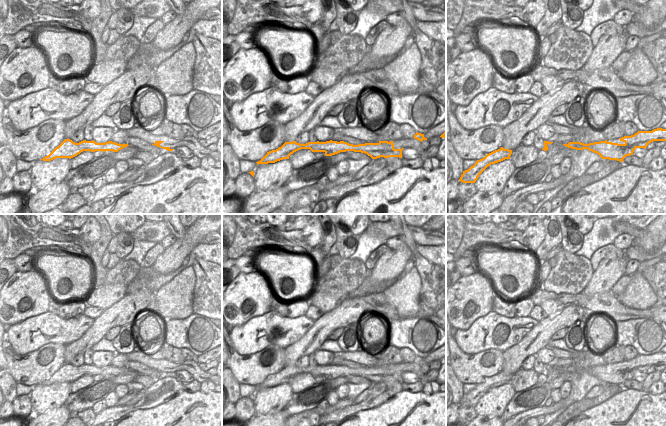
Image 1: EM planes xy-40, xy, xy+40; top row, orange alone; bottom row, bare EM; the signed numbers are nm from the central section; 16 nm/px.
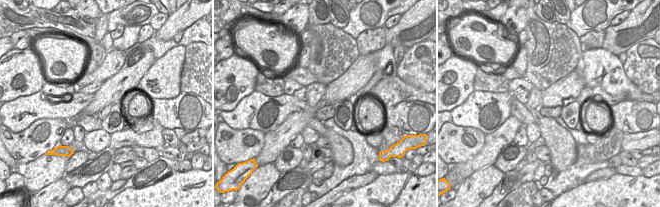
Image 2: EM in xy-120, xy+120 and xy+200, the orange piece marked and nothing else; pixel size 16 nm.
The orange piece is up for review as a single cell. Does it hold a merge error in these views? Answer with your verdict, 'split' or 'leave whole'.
leave whole

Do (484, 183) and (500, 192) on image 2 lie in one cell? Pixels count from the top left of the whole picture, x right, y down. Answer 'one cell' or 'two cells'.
two cells

